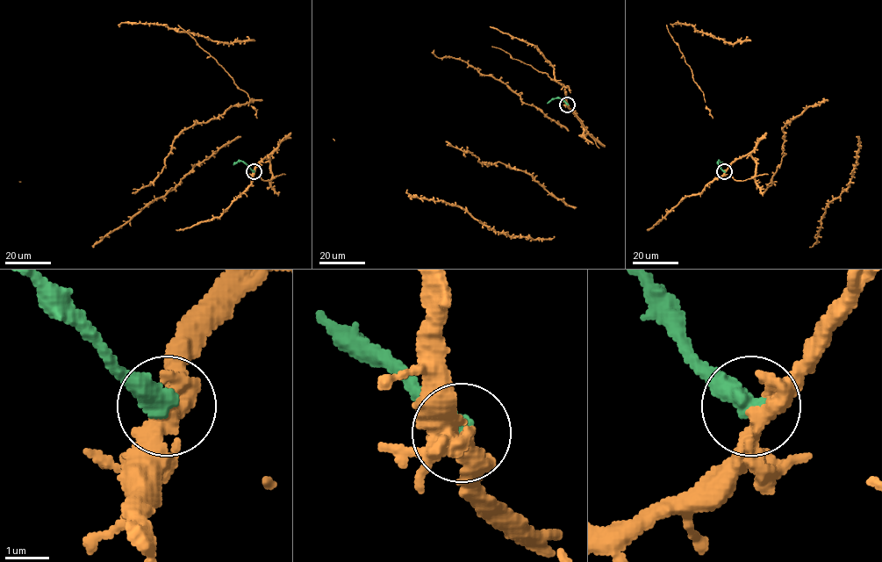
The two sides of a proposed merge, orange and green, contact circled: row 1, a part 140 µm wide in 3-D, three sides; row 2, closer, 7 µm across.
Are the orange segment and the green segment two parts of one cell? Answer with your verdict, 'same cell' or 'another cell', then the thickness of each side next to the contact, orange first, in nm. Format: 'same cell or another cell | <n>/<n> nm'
another cell | 440/550 nm

